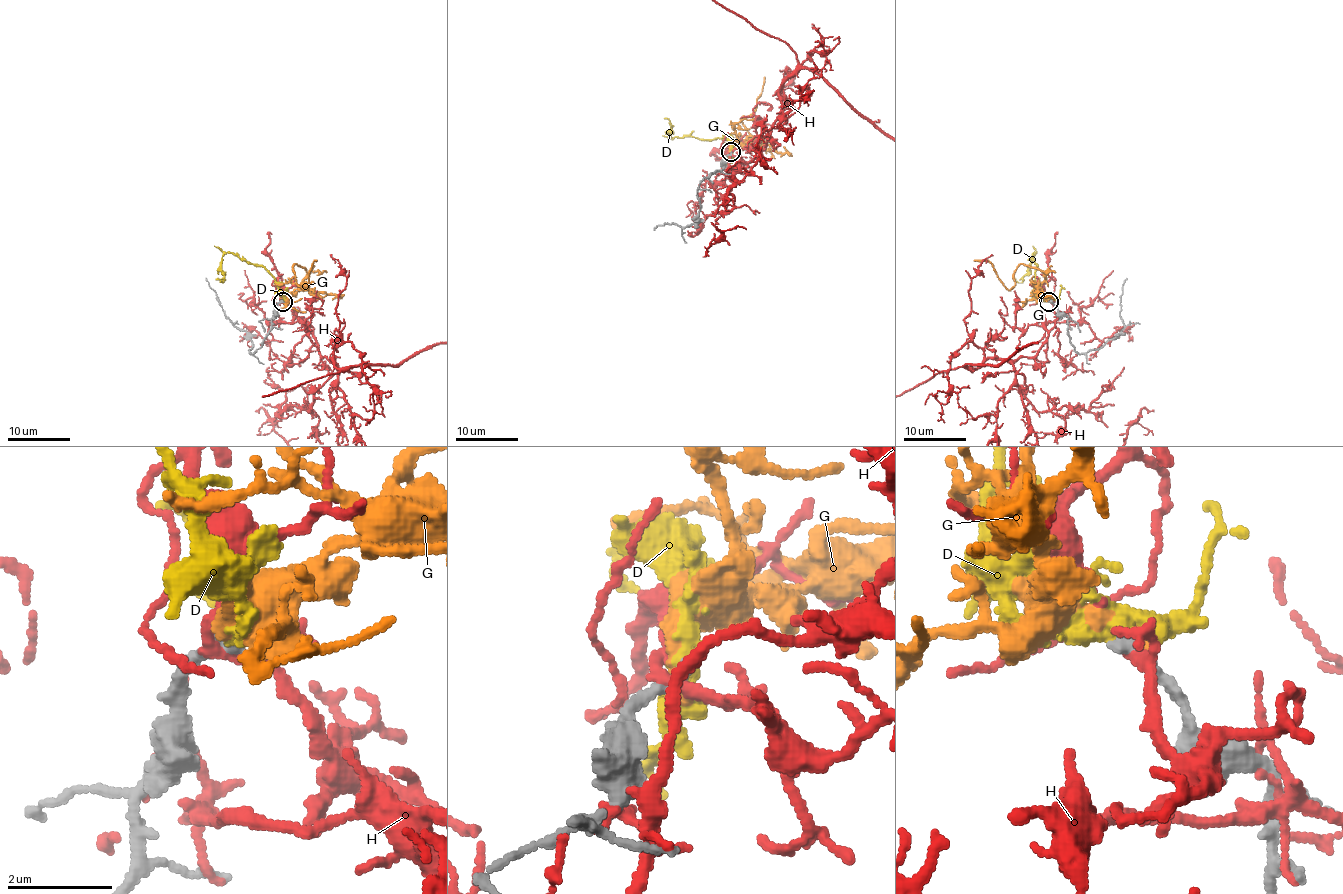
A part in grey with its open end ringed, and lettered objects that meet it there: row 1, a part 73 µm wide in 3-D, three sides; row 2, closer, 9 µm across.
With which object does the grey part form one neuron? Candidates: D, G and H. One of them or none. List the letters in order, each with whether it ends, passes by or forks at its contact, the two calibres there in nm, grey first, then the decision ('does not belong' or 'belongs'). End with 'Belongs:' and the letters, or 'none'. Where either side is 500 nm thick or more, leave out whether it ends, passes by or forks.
D: it forks there; 320 nm thick on the grey side, 360 nm on the other; belongs
G: it ends there; 320 nm thick on the grey side, 420 nm on the other; does not belong
H: it forks there; 320 nm thick on the grey side, 180 nm on the other; does not belong
Belongs: D

